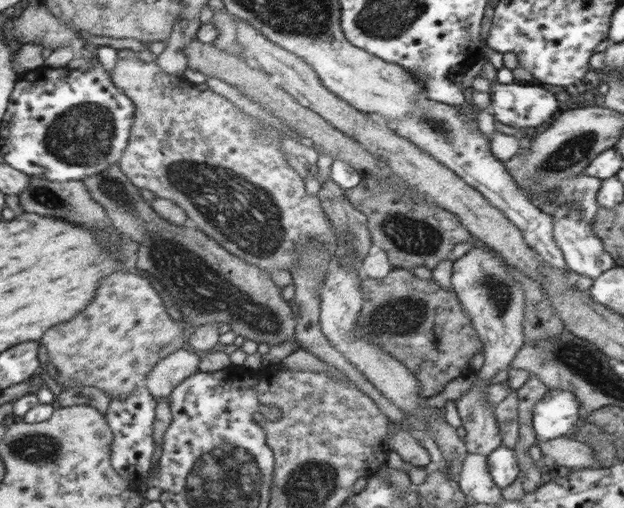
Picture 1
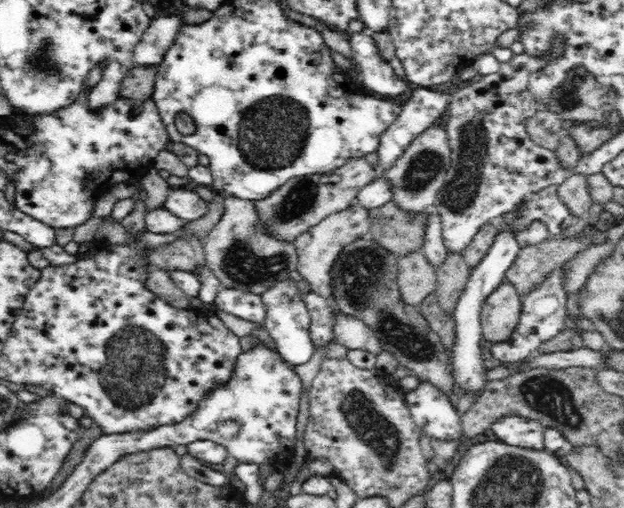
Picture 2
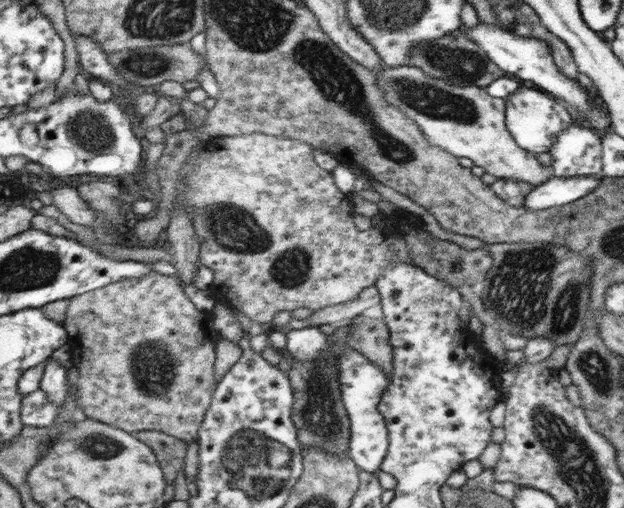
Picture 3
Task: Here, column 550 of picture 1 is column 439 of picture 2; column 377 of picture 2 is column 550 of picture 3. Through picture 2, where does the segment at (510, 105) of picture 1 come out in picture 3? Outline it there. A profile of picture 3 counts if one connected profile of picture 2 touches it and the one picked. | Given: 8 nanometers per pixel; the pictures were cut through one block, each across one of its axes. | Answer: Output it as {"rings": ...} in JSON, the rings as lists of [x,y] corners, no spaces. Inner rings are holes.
{"rings":[[[573,125],[564,130],[550,150],[554,176],[604,176],[602,171],[602,144],[588,128]]]}

